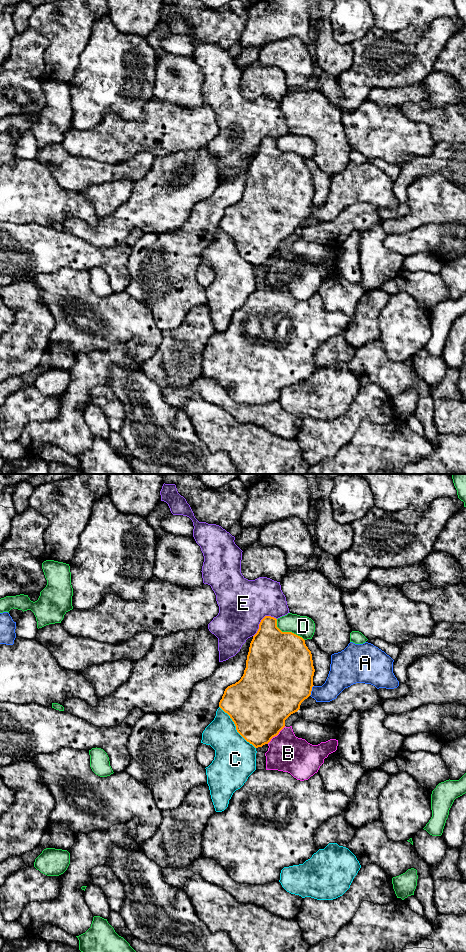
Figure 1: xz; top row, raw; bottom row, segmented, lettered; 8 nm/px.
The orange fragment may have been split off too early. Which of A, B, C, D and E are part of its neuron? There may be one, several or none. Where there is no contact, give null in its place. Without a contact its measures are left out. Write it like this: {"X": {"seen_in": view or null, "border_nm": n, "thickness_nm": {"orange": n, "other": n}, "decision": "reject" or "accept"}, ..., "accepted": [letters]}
{"A": {"seen_in": "xz", "border_nm": 90, "thickness_nm": {"orange": 480, "other": 190}, "decision": "reject"}, "B": {"seen_in": "xz", "border_nm": 200, "thickness_nm": {"orange": 460, "other": 300}, "decision": "reject"}, "C": {"seen_in": "xz", "border_nm": 460, "thickness_nm": {"orange": 480, "other": 340}, "decision": "accept"}, "D": {"seen_in": "xz", "border_nm": 280, "thickness_nm": {"orange": 500, "other": 170}, "decision": "reject"}, "E": {"seen_in": "xz", "border_nm": 240, "thickness_nm": {"orange": 360, "other": 400}, "decision": "reject"}, "accepted": ["C"]}

